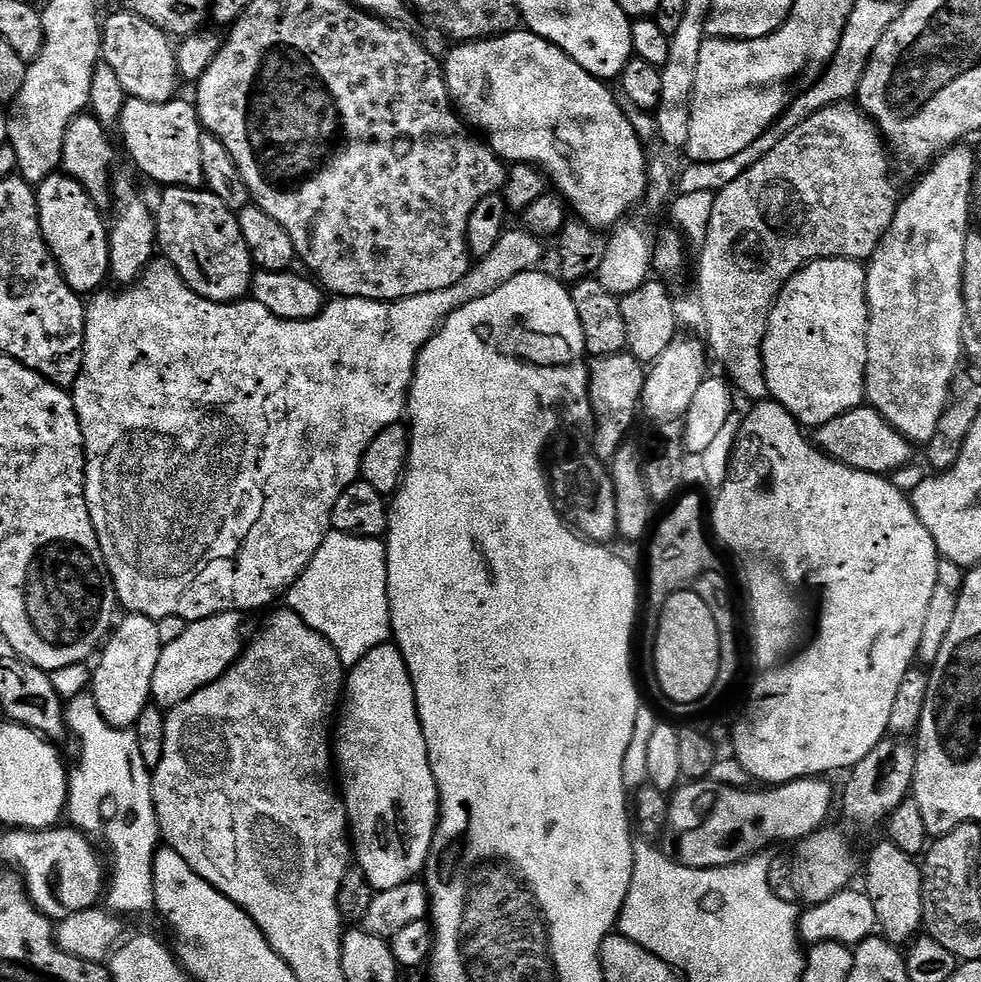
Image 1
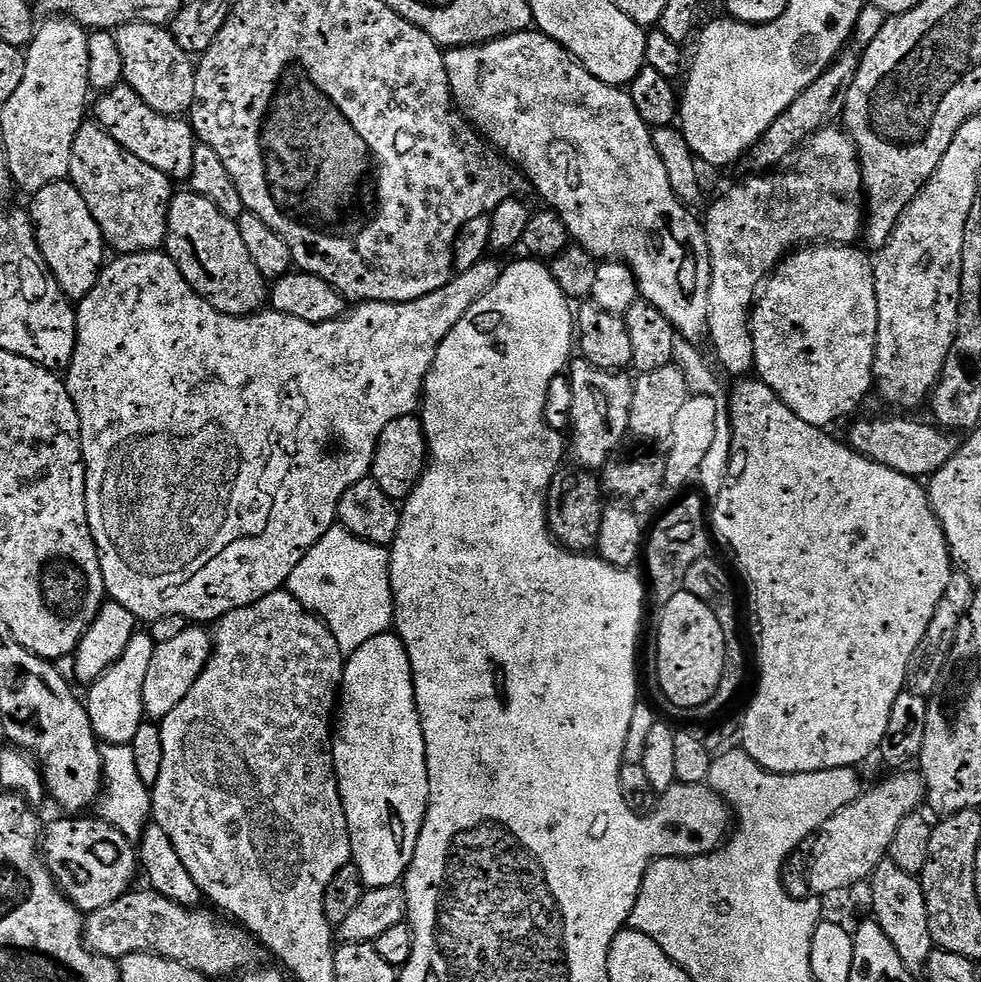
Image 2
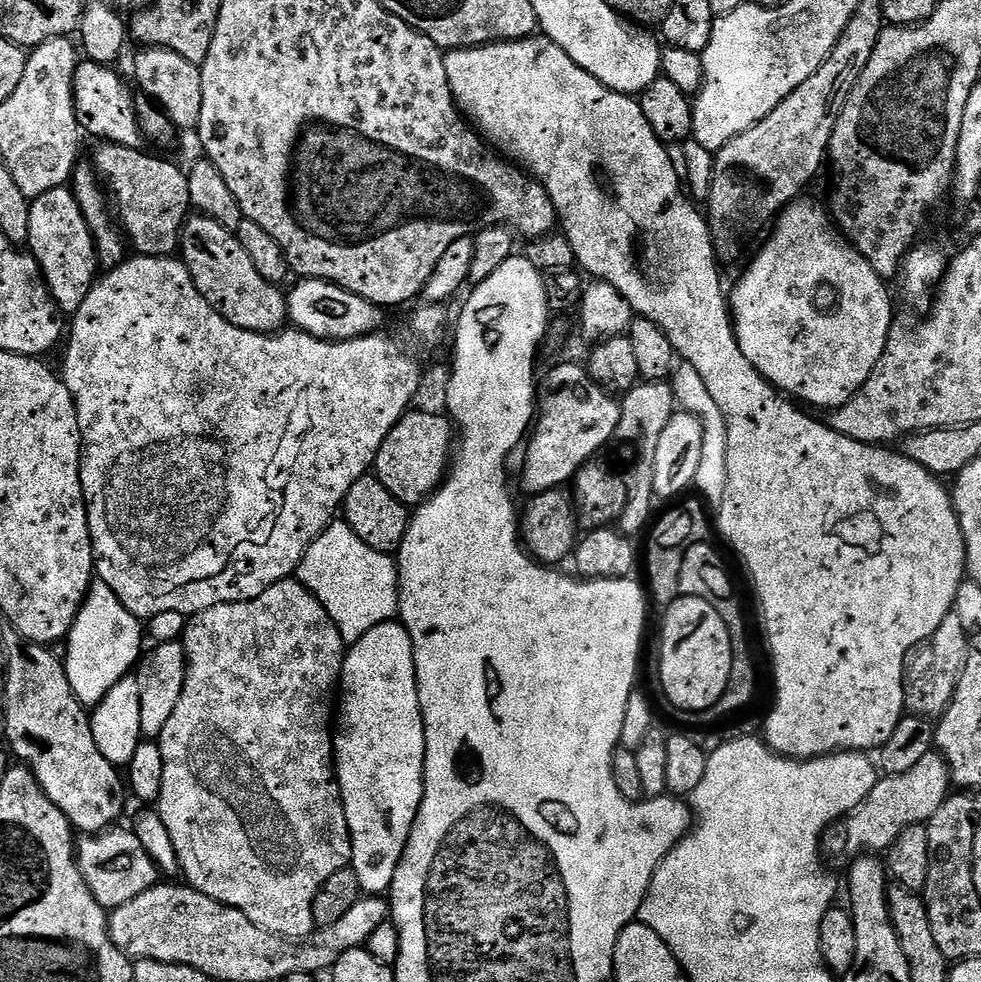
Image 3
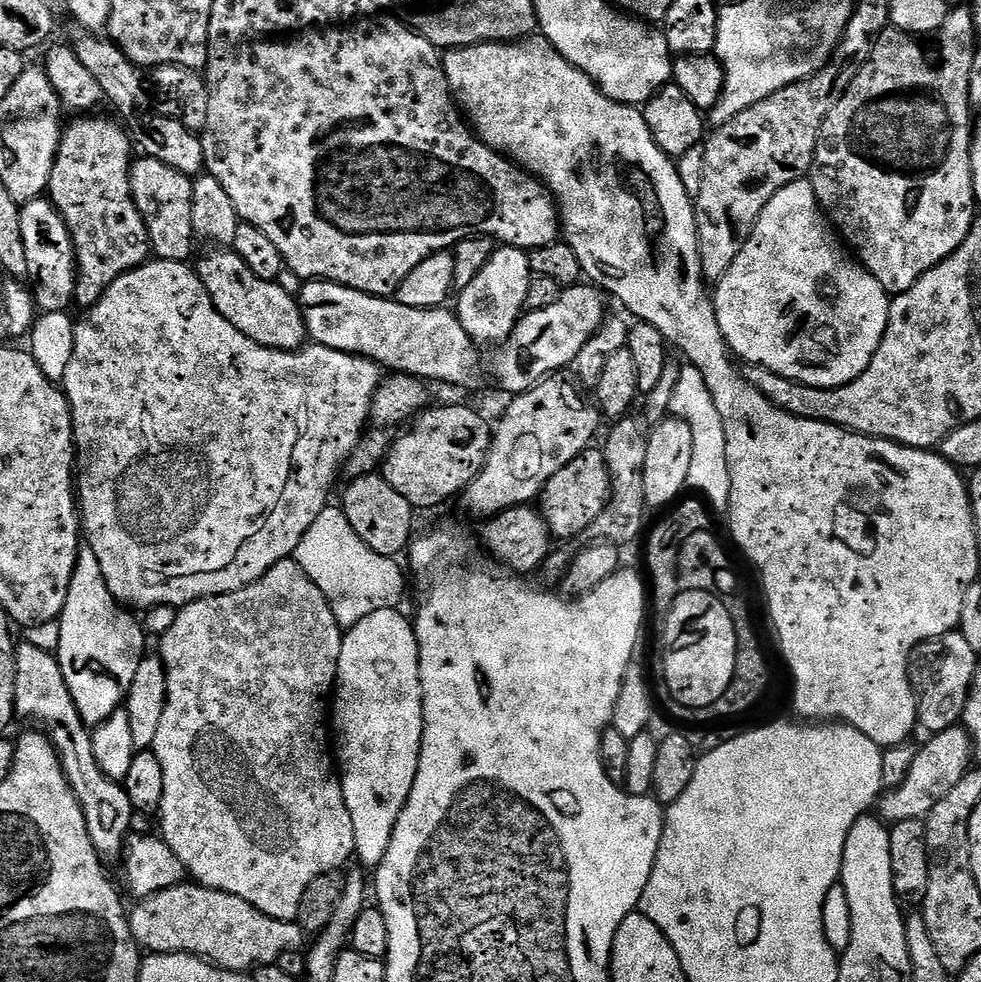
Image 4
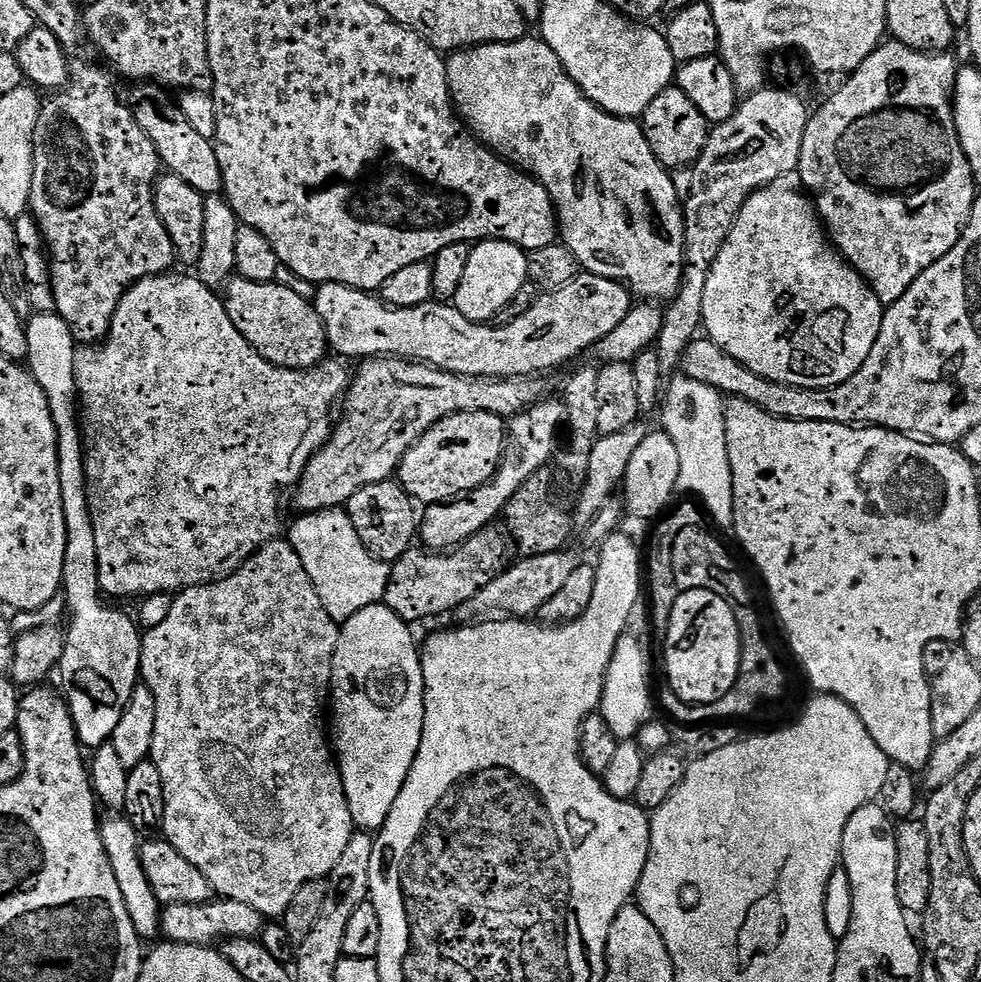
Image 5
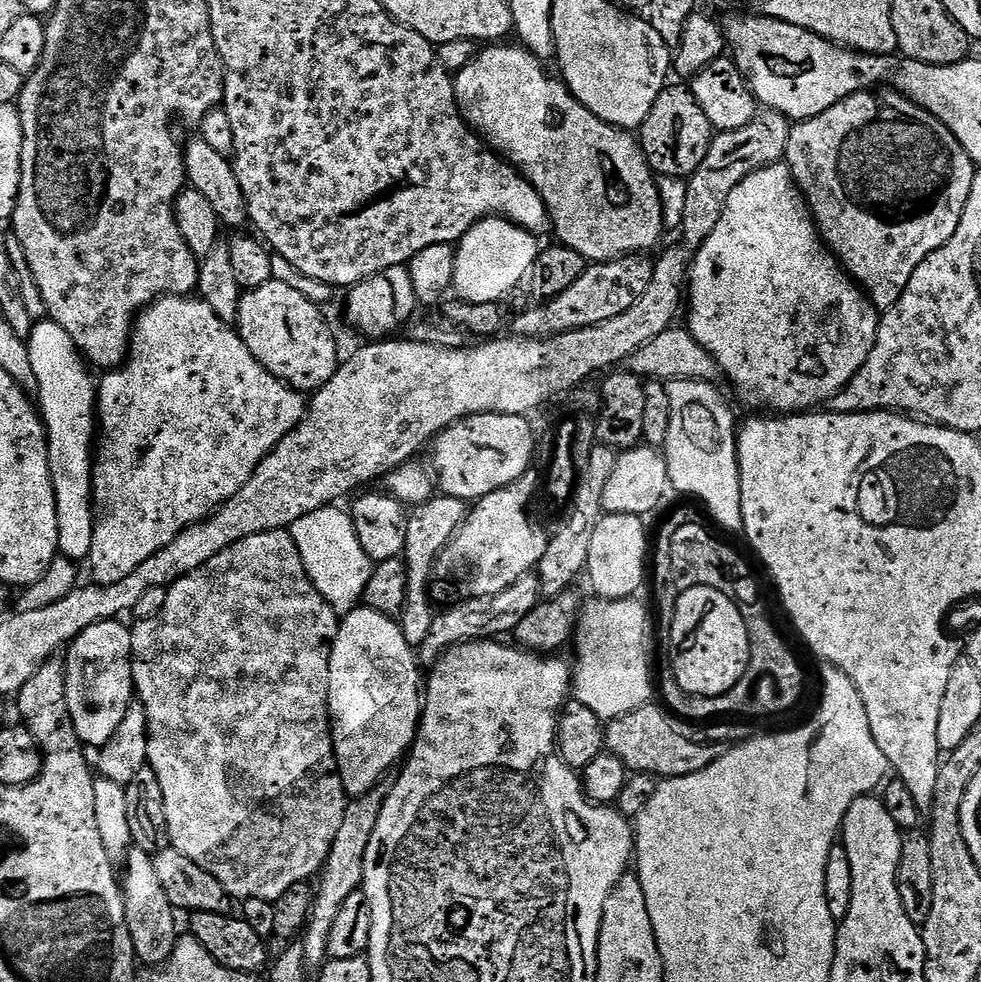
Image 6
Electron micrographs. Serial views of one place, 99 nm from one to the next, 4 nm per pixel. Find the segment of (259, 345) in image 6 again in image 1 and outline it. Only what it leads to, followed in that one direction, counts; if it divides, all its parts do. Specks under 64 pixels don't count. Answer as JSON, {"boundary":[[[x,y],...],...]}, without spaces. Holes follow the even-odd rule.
{"boundary":[[[165,187],[160,205],[155,205],[156,246],[161,257],[167,258],[182,278],[202,298],[219,304],[245,299],[252,291],[254,265],[252,255],[242,238],[242,230],[231,212],[218,198],[200,188]]]}

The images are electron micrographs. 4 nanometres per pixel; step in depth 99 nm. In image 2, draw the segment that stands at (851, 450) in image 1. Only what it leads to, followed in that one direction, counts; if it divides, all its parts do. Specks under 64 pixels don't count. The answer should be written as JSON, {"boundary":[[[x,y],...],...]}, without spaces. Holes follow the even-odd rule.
{"boundary":[[[876,416],[873,420],[855,420],[851,421],[852,429],[846,435],[848,447],[907,476],[930,478],[935,472],[942,470],[942,466],[946,466],[950,458],[954,458],[962,443],[955,431],[945,431],[932,422],[923,424],[920,420],[907,420],[904,416]]]}

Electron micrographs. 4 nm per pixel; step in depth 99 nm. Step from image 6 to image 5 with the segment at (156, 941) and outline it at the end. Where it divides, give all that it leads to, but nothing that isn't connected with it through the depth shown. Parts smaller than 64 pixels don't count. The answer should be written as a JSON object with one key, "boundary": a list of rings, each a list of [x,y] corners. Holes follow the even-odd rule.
{"boundary":[[[108,814],[101,819],[100,833],[102,846],[110,858],[110,866],[114,866],[114,878],[118,878],[118,886],[122,890],[122,902],[126,902],[126,910],[130,913],[130,922],[134,922],[134,930],[141,941],[155,941],[161,935],[160,918],[162,905],[150,886],[150,878],[146,878],[146,870],[142,870],[140,846],[142,833],[128,821],[123,814]]]}

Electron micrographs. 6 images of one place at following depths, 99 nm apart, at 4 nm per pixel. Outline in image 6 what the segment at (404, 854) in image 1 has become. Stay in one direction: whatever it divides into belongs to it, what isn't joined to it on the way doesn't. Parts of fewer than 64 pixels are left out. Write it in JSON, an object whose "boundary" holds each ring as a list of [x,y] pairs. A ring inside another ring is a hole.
{"boundary":[[[361,606],[355,608],[349,616],[345,616],[341,619],[340,629],[334,638],[334,646],[330,654],[328,714],[332,722],[332,745],[336,751],[336,761],[338,762],[338,770],[342,778],[342,786],[348,791],[349,797],[355,798],[358,796],[365,796],[370,790],[374,790],[378,787],[380,781],[389,775],[388,771],[390,771],[392,767],[395,769],[397,765],[409,755],[412,745],[416,743],[416,734],[422,719],[422,676],[420,680],[420,671],[422,671],[422,668],[418,663],[417,653],[406,642],[406,638],[402,634],[399,623],[397,623],[393,617],[382,614],[373,608]]]}

